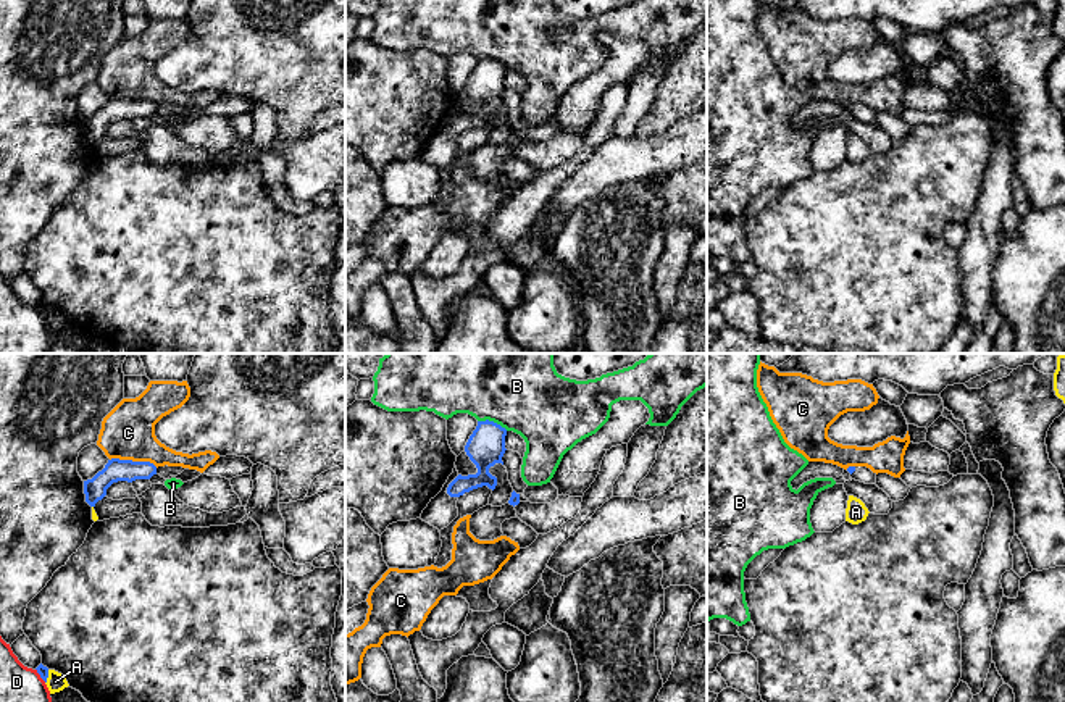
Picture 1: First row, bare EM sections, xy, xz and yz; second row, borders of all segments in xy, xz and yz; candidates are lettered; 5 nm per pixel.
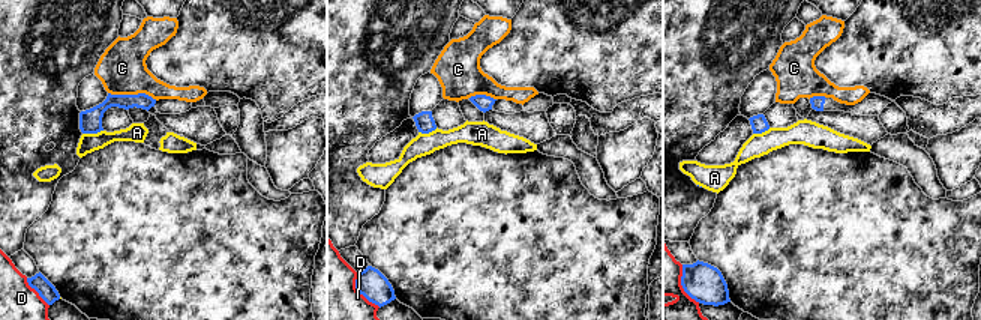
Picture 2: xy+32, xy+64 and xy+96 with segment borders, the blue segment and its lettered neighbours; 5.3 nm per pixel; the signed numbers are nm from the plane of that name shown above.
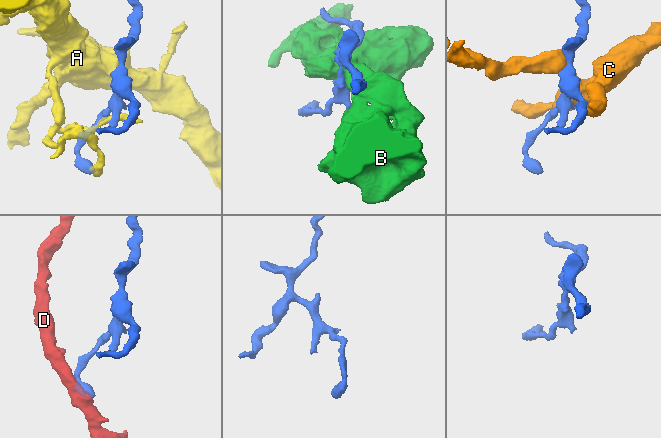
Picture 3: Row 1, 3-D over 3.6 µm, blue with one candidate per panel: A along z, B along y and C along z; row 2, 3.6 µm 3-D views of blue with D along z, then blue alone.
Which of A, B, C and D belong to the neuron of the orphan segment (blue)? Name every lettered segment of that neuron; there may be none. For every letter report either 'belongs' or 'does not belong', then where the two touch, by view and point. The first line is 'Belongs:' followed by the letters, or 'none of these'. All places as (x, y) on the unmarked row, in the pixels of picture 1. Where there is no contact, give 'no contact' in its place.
Belongs: none of these
A: does not belong; meets blue in xy at (47, 315)
B: does not belong; meets blue in xz at (492, 60)
C: does not belong; meets blue in xy at (134, 100)
D: does not belong; meets blue in xy at (39, 312)

